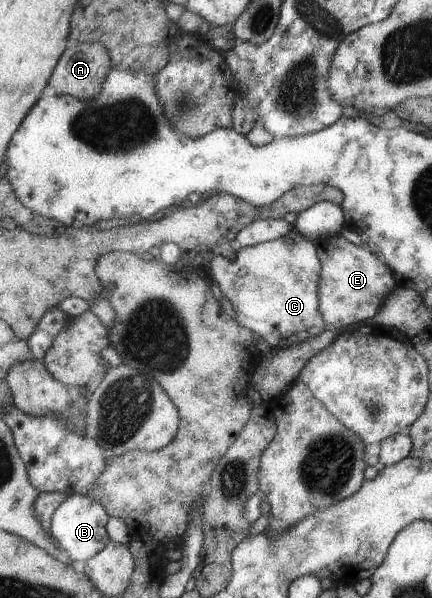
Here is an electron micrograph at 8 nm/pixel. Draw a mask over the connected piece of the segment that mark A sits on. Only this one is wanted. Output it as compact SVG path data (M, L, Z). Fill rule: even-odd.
M71 42L55 65L50 86L56 94L91 99L106 80L110 61L101 43Z

